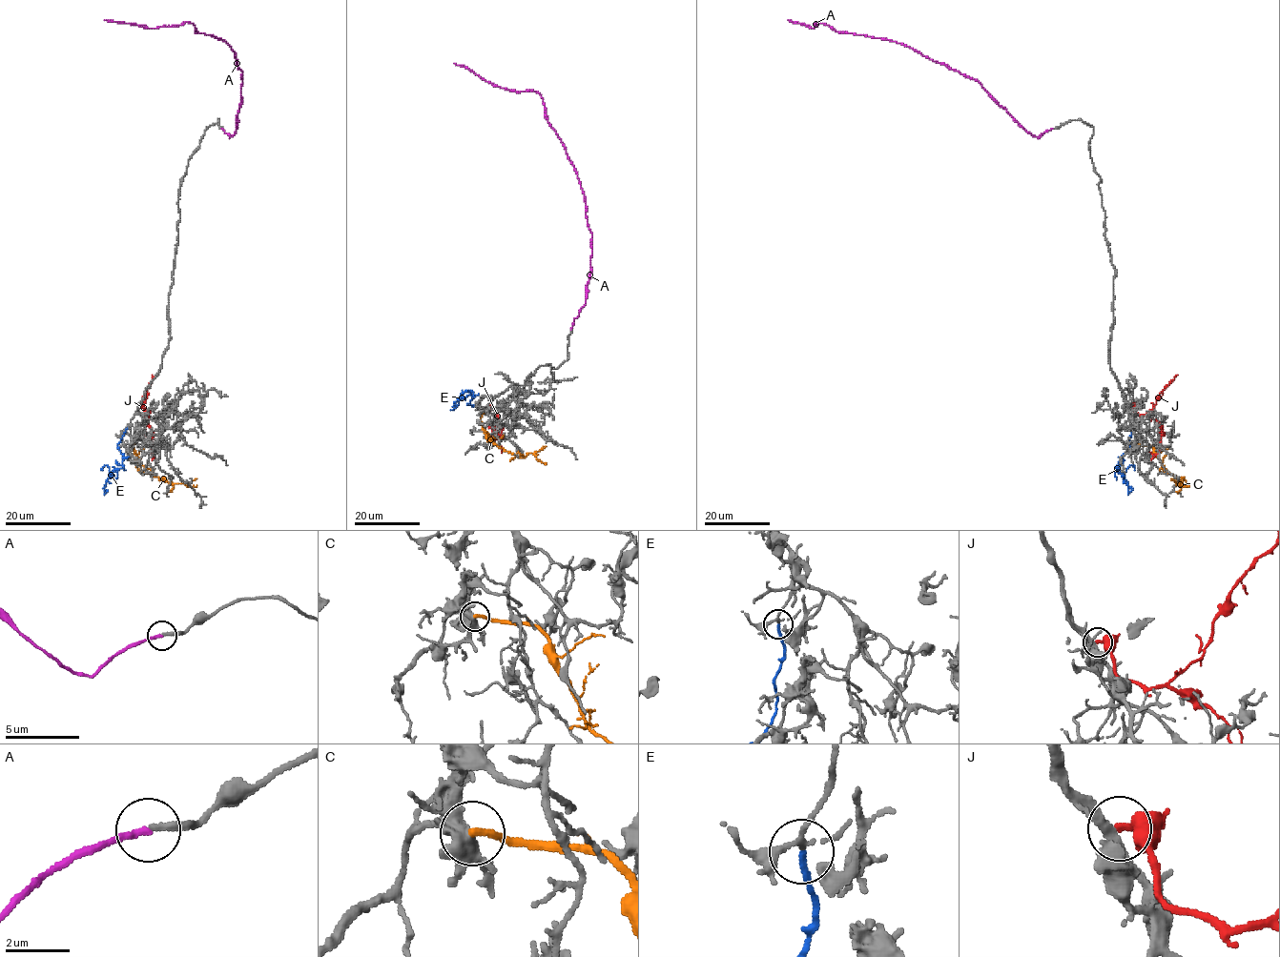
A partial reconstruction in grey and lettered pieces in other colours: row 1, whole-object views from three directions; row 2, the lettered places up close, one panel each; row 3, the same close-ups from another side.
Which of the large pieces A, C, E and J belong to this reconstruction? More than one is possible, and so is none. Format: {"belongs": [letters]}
{"belongs": ["A", "E"]}

